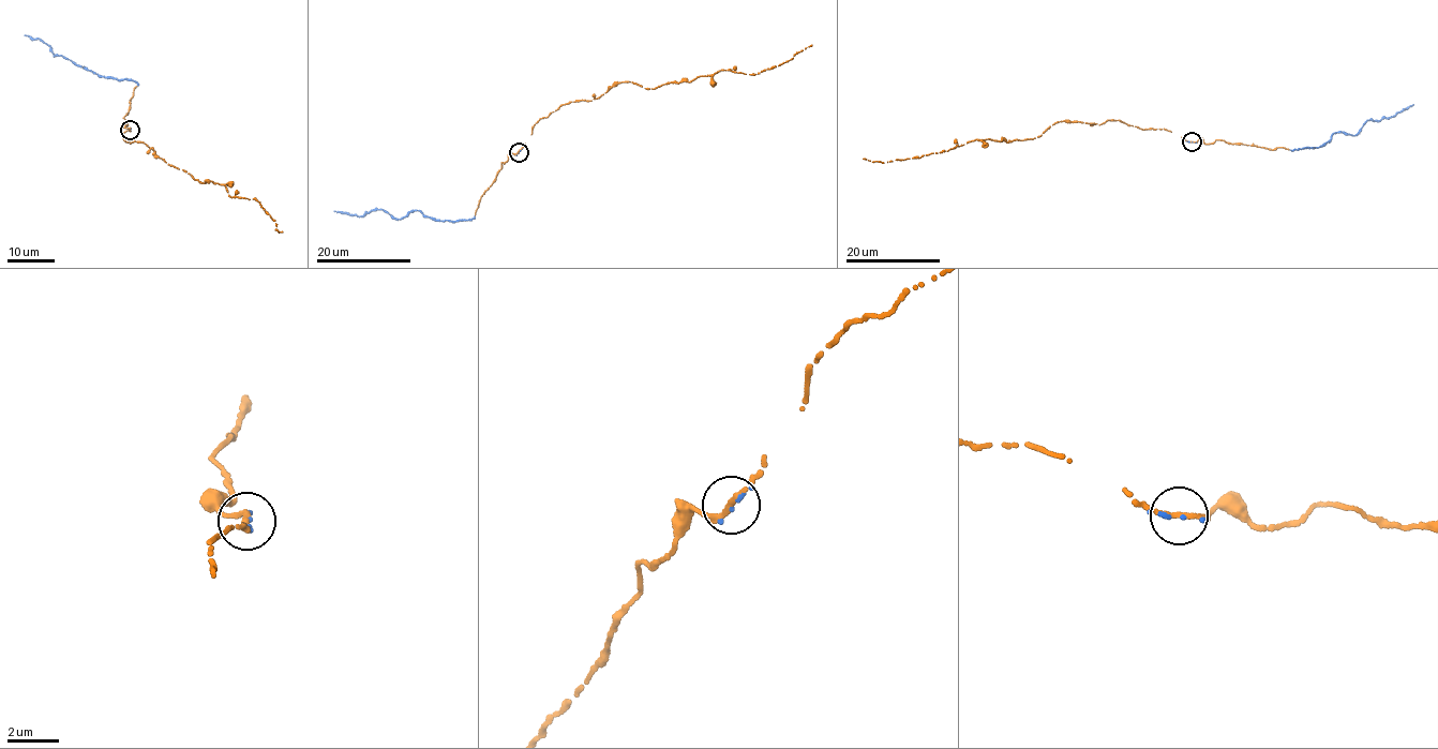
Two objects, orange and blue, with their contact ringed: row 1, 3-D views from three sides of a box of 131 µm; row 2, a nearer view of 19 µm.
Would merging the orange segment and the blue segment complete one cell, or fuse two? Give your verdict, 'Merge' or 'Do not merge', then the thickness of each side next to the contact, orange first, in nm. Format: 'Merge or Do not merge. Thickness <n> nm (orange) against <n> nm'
Merge. Thickness 190 nm (orange) against 180 nm

